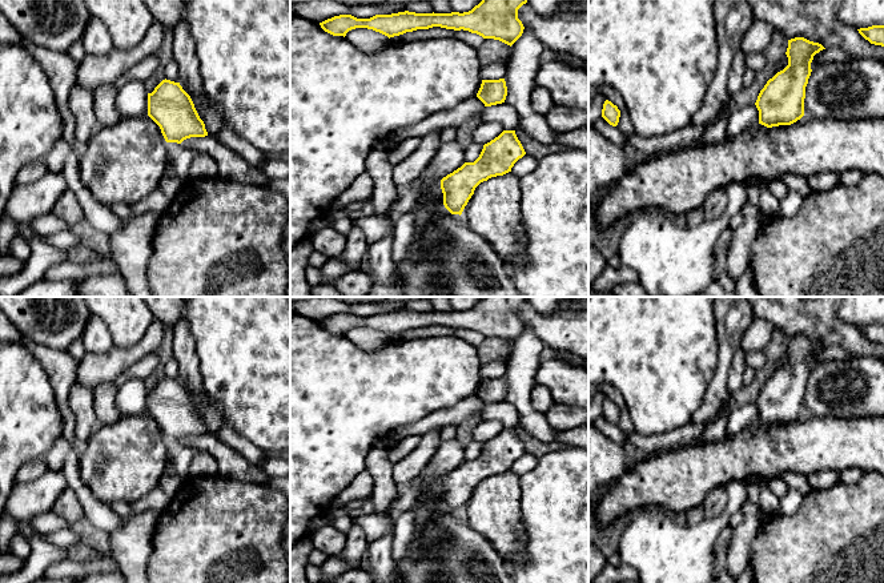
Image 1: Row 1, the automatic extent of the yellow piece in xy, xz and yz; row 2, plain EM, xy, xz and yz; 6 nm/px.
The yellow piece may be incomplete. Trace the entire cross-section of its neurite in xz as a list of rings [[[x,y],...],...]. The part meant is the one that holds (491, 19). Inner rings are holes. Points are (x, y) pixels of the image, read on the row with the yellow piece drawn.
[[[482,0],[469,12],[415,13],[398,12],[375,15],[370,19],[357,19],[339,15],[320,23],[321,28],[333,36],[346,36],[355,28],[367,28],[385,36],[394,37],[417,29],[441,27],[454,31],[469,31],[483,39],[499,40],[513,45],[523,33],[523,24],[518,19],[518,9],[527,0]]]

